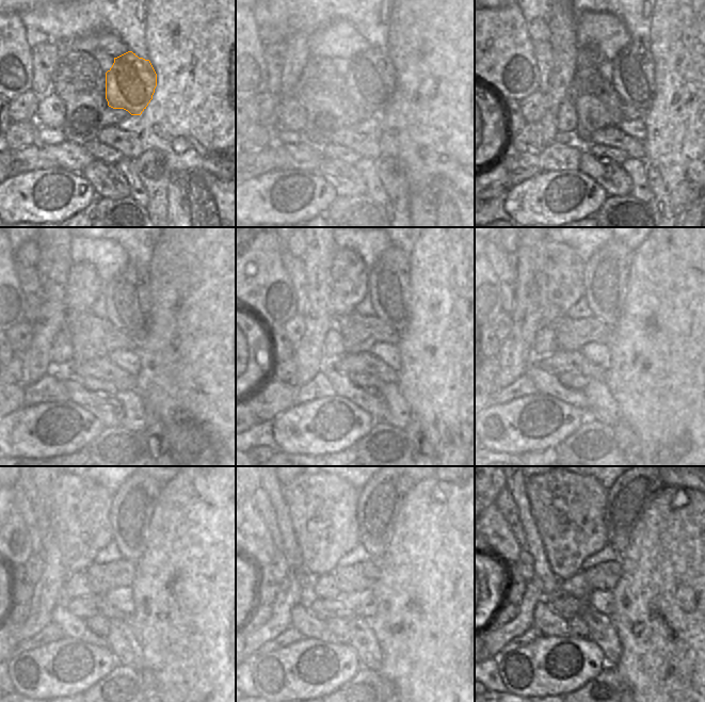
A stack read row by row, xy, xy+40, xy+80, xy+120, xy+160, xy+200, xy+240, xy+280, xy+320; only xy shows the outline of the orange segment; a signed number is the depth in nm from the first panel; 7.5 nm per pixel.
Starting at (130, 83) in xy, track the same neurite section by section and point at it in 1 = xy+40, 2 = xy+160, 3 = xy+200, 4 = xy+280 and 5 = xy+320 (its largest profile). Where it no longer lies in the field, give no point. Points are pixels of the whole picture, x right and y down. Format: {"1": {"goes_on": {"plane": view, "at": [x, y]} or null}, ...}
{"1": {"goes_on": {"plane": "xy+40", "at": [370, 80]}}, "2": {"goes_on": {"plane": "xy+160", "at": [367, 276]}}, "3": {"goes_on": {"plane": "xy+200", "at": [606, 276]}}, "4": {"goes_on": {"plane": "xy+280", "at": [380, 499]}}, "5": {"goes_on": {"plane": "xy+320", "at": [626, 498]}}}

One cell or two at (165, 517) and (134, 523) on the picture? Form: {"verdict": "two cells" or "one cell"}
{"verdict": "two cells"}

